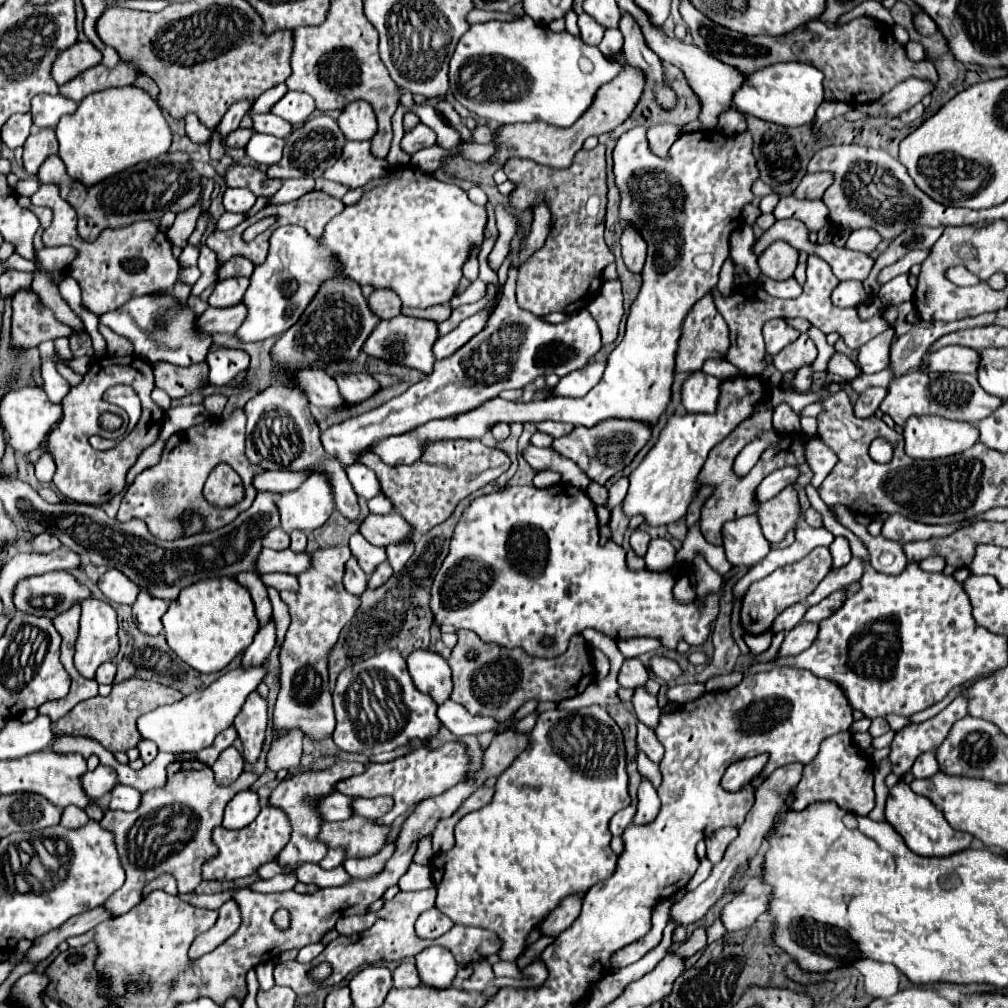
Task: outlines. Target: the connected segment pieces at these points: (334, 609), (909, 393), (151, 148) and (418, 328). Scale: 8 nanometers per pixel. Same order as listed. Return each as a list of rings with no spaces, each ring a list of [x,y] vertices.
[[[347,546],[321,550],[321,562],[317,562],[311,570],[299,574],[299,592],[283,592],[283,602],[289,606],[291,624],[279,654],[281,690],[273,712],[275,728],[299,726],[313,738],[323,738],[335,728],[335,712],[327,678],[327,652],[339,638],[341,628],[351,620],[351,614],[355,614],[359,606],[359,598],[347,594],[341,584],[345,562],[349,558],[351,552]]]
[[[907,372],[891,382],[889,394],[881,402],[881,410],[887,412],[895,424],[903,426],[911,416],[941,416],[947,420],[961,420],[979,424],[979,420],[991,416],[1003,404],[1001,398],[987,394],[973,374],[949,374],[949,372]]]
[[[137,86],[107,88],[87,96],[75,114],[63,116],[57,128],[59,156],[73,180],[93,186],[139,162],[155,160],[169,152],[171,128],[159,104]]]
[[[395,316],[391,320],[381,320],[377,324],[377,328],[373,330],[373,334],[367,338],[363,352],[367,356],[385,360],[389,364],[401,364],[407,368],[415,368],[423,374],[431,374],[433,368],[433,344],[437,340],[437,324],[433,320],[421,320],[421,318],[411,318],[411,316]]]

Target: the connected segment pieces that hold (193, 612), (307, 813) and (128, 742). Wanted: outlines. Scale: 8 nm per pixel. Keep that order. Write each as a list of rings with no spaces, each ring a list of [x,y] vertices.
[[[215,578],[215,580],[203,580],[203,584],[193,584],[191,588],[185,588],[177,600],[169,604],[169,610],[163,616],[163,626],[165,626],[165,638],[169,648],[191,668],[209,674],[209,672],[219,672],[223,670],[239,652],[243,652],[253,636],[259,630],[255,610],[253,610],[253,600],[249,592],[235,580],[235,578]]]
[[[337,762],[333,768],[329,768],[325,772],[293,774],[293,776],[289,776],[289,778],[285,778],[285,780],[281,780],[277,784],[277,788],[271,792],[267,804],[283,810],[287,814],[289,822],[291,822],[291,840],[287,842],[287,848],[283,848],[283,852],[279,852],[277,858],[275,858],[275,862],[279,866],[283,864],[283,866],[299,868],[299,864],[305,864],[305,862],[315,862],[317,864],[327,854],[327,846],[321,844],[321,842],[315,842],[315,836],[319,832],[321,818],[317,816],[311,800],[317,800],[321,796],[327,796],[333,790],[333,784],[337,780],[343,780],[347,776],[355,776],[355,774],[359,774],[363,770],[365,770],[365,766],[359,764],[359,762]]]
[[[125,680],[125,682],[115,684],[107,698],[95,696],[95,698],[87,698],[87,700],[79,702],[59,722],[53,724],[53,736],[63,736],[63,734],[87,736],[87,738],[97,740],[109,752],[127,752],[129,748],[135,748],[137,742],[141,740],[141,736],[135,728],[137,718],[141,714],[147,714],[147,712],[155,710],[157,706],[173,704],[181,698],[183,698],[181,692],[175,692],[171,688],[163,688],[161,684],[155,684],[155,682]]]

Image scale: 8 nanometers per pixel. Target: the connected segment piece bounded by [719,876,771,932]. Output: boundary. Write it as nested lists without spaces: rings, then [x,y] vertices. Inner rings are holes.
[[[746,877],[746,894],[733,896],[731,902],[727,902],[719,914],[723,926],[731,930],[747,928],[751,926],[759,914],[767,912],[767,904],[771,901],[771,887],[760,882],[759,877]],[[755,887],[755,888],[754,888]]]

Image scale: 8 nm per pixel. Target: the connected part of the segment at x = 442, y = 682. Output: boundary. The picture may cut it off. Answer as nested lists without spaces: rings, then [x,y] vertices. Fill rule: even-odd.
[[[419,650],[413,652],[407,658],[407,668],[409,674],[423,694],[431,696],[435,704],[443,704],[451,692],[453,692],[453,682],[451,682],[451,668],[445,658],[431,650]]]

